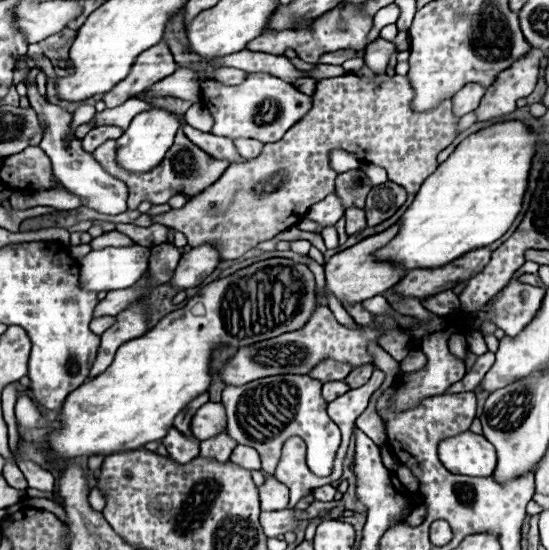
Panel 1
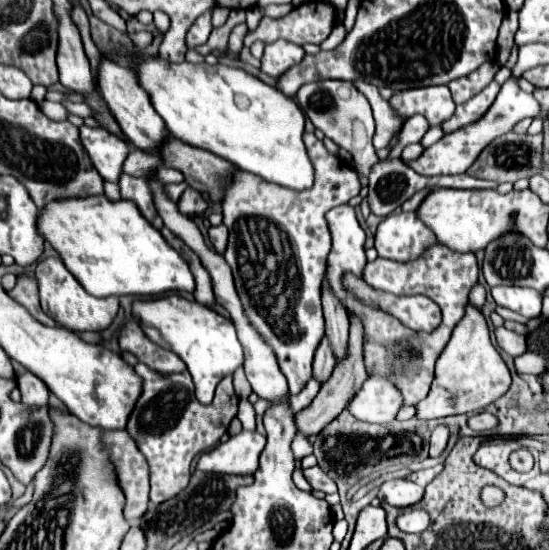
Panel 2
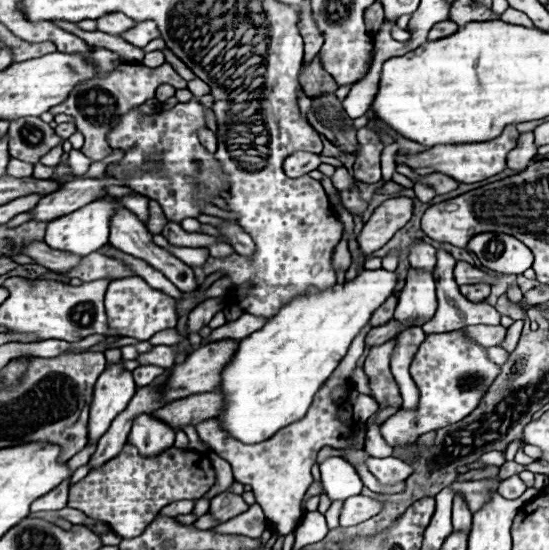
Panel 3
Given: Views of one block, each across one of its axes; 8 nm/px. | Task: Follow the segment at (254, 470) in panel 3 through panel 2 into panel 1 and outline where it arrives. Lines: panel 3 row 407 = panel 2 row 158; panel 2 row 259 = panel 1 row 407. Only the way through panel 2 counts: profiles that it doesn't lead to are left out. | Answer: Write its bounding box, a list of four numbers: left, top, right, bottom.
[222,376,340,476]

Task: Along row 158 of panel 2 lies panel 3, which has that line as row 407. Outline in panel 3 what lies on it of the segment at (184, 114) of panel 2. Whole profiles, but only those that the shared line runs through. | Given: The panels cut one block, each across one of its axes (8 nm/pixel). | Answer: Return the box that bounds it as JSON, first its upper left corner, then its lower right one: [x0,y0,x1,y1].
[218,270,396,444]

